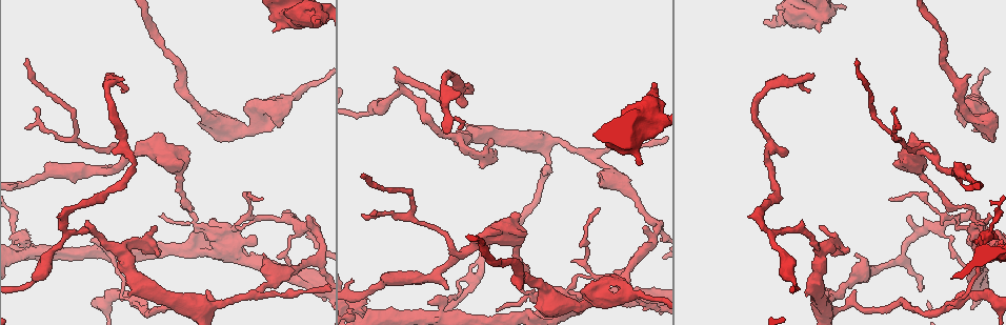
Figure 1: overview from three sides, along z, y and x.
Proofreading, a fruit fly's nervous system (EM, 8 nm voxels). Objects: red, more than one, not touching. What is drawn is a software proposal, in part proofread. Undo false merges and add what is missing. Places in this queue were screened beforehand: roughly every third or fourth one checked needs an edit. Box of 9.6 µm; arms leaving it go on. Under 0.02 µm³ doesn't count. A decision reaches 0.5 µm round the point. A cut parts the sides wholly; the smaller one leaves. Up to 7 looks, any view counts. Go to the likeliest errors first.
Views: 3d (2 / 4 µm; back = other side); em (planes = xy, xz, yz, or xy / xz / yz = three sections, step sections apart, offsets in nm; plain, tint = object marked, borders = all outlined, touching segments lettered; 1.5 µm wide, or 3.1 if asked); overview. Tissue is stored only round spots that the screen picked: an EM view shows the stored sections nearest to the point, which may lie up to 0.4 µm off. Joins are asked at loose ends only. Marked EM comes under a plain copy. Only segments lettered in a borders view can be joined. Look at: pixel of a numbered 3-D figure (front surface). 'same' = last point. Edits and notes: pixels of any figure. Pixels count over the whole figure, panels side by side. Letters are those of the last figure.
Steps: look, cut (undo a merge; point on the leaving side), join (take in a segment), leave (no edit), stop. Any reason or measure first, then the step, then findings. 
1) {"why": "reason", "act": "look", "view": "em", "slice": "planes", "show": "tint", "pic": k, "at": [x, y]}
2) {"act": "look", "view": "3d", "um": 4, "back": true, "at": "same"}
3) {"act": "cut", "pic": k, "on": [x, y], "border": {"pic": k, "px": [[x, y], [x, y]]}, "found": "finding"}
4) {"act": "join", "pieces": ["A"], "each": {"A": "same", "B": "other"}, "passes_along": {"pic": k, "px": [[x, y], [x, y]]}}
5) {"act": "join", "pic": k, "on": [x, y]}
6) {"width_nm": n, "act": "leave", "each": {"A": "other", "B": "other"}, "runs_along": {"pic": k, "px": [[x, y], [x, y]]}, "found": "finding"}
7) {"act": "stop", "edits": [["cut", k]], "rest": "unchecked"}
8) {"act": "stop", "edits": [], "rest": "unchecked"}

{"act": "look", "view": "em", "slice": "yz", "step": 8, "show": "tint", "pic": 1, "at": [125, 160]}

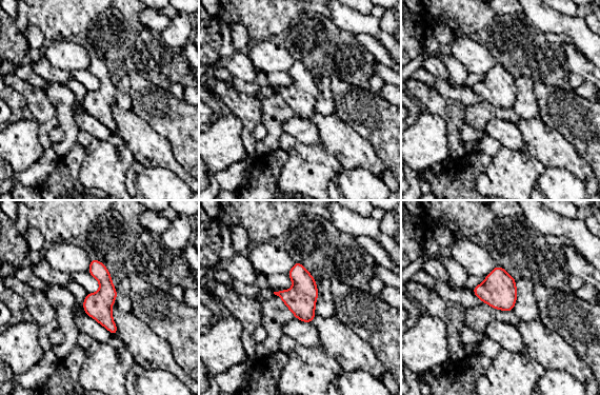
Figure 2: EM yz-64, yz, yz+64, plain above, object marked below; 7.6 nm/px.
{"act": "look", "view": "em", "slice": "xy", "step": 8, "show": "borders", "at": "same"}

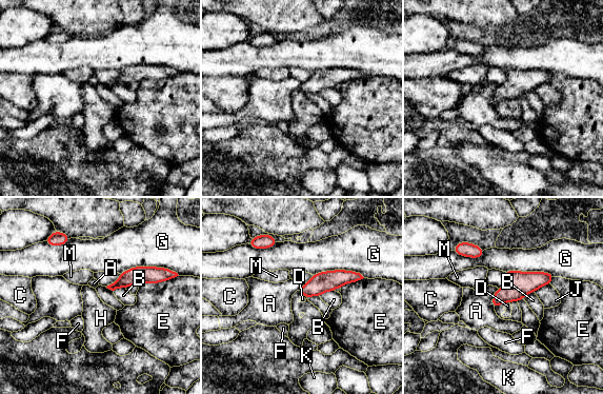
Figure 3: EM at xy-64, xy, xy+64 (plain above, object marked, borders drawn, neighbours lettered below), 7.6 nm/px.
{"act": "leave", "each": {"A": "other", "B": "other", "C": "other", "D": "other", "E": "other", "F": "other", "G": "other", "H": "other", "J": "other", "K": "other", "M": "other"}, "runs_along": {"pic": 3, "px": [[357, 276], [326, 280], [303, 291]]}, "found": "all the same cell"}

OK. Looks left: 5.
{"act": "look", "view": "3d", "um": 2, "pic": 1, "at": [317, 20]}

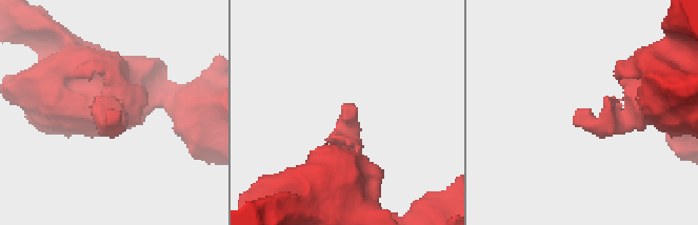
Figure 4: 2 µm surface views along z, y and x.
{"why": "shape alone is not enough", "act": "look", "view": "em", "slice": "xy", "step": 8, "show": "tint", "pic": 4, "at": [111, 119]}

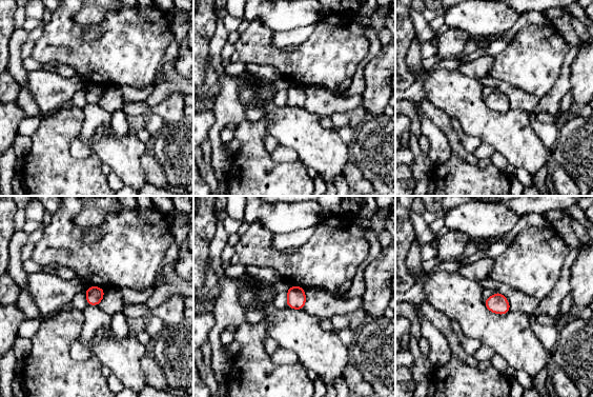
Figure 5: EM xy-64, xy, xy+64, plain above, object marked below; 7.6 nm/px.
{"act": "look", "view": "em", "slice": "planes", "show": "borders", "at": "same"}

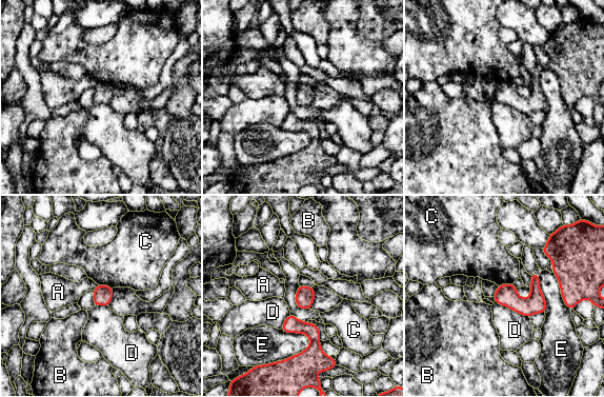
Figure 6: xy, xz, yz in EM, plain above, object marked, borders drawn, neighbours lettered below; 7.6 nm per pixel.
{"act": "leave", "each": {"A": "other", "B": "other", "C": "other", "D": "other", "E": "other"}, "border": {"pic": 6, "px": [[495, 301], [528, 317]]}, "found": "no lettered segment goes on from it"}

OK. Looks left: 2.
{"act": "stop", "edits": [], "rest": "unchecked"}

